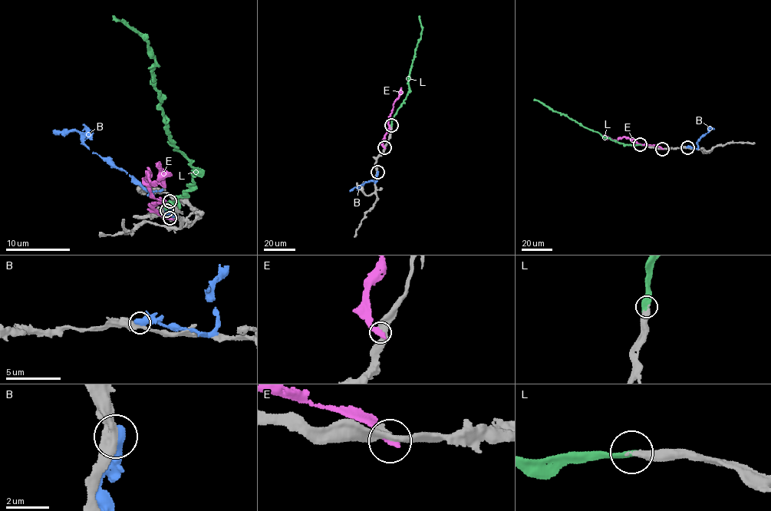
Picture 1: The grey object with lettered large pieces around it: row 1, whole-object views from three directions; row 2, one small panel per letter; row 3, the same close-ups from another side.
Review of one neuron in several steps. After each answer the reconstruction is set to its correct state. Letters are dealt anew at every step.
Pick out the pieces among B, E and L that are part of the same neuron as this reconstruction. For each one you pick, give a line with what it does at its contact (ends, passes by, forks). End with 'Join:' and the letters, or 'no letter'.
L: It ends there
Join: L

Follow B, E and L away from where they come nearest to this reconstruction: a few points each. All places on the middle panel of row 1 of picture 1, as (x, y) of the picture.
B: (377, 172), (375, 182), (368, 181), (349, 190)
E: (384, 147), (383, 140), (389, 126), (393, 103), (398, 98), (401, 87)
L: (391, 125), (392, 119), (409, 89), (410, 69), (422, 28), (419, 15)

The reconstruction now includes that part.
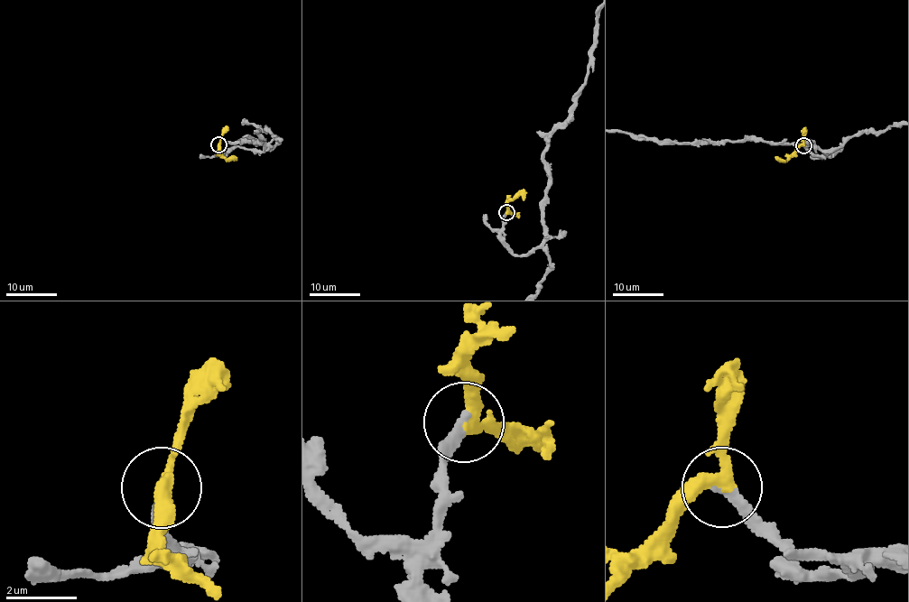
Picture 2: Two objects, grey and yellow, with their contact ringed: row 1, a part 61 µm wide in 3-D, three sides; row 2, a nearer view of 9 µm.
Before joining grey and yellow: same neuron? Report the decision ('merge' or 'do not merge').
merge

